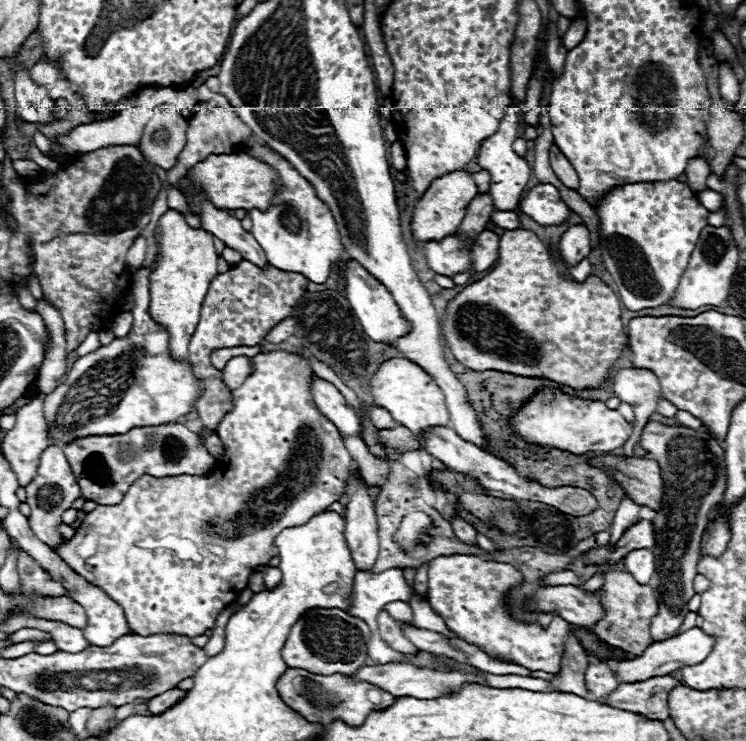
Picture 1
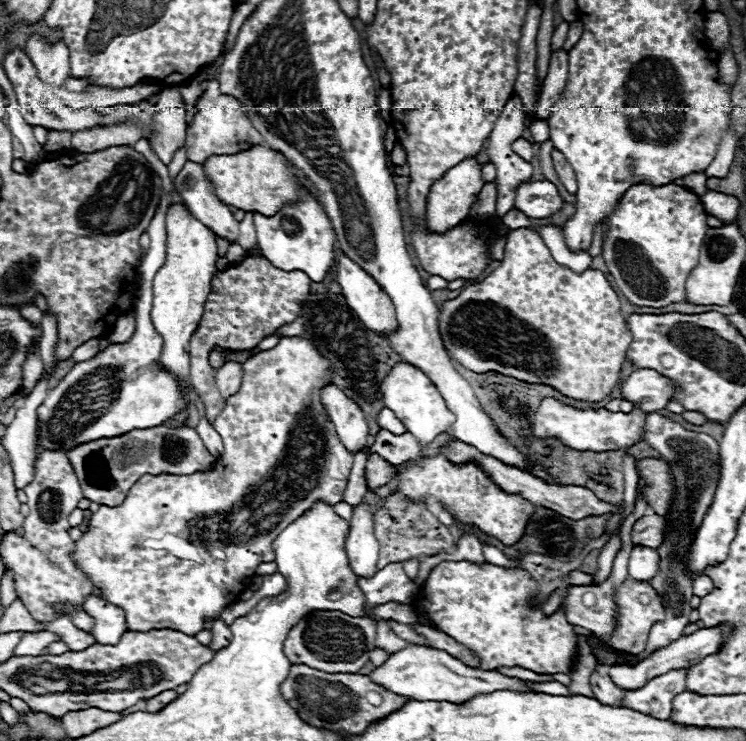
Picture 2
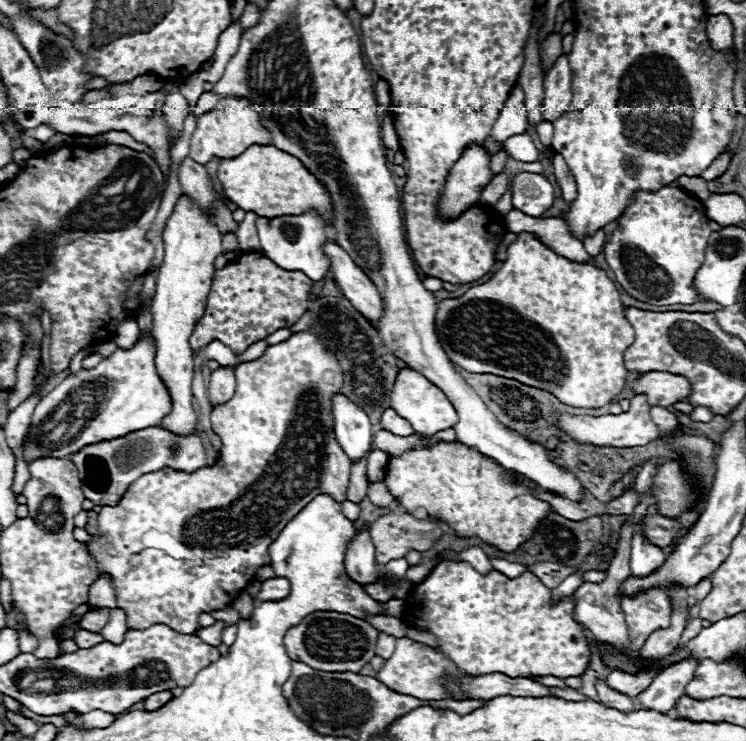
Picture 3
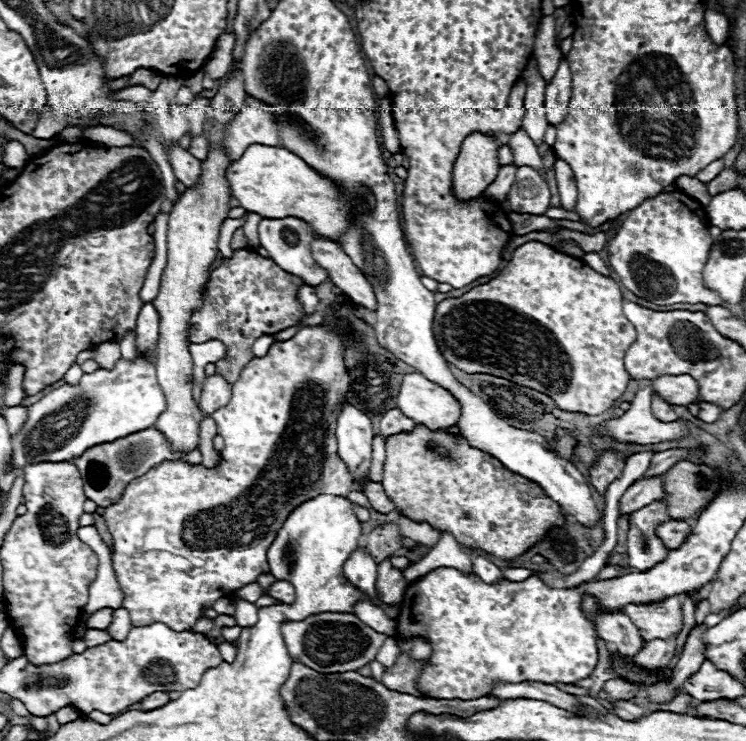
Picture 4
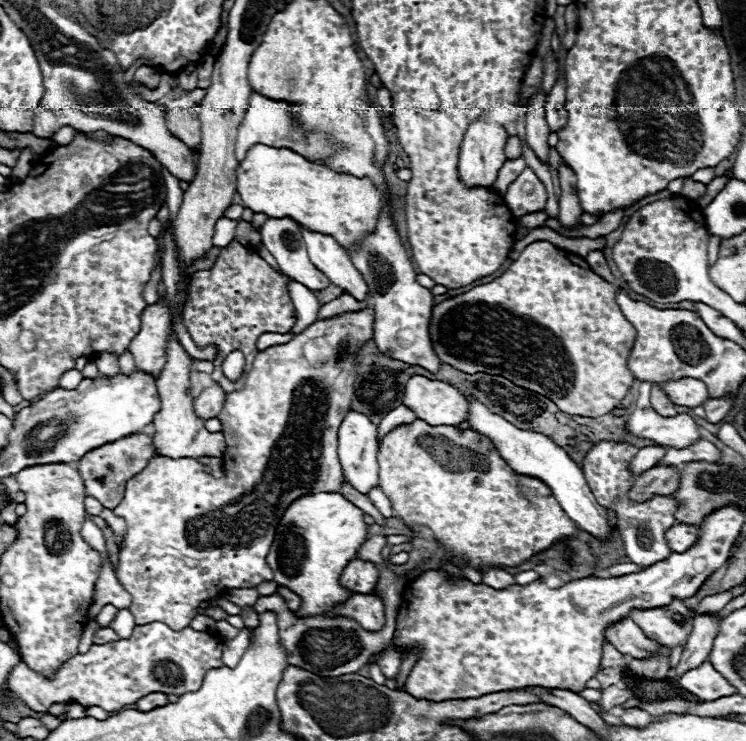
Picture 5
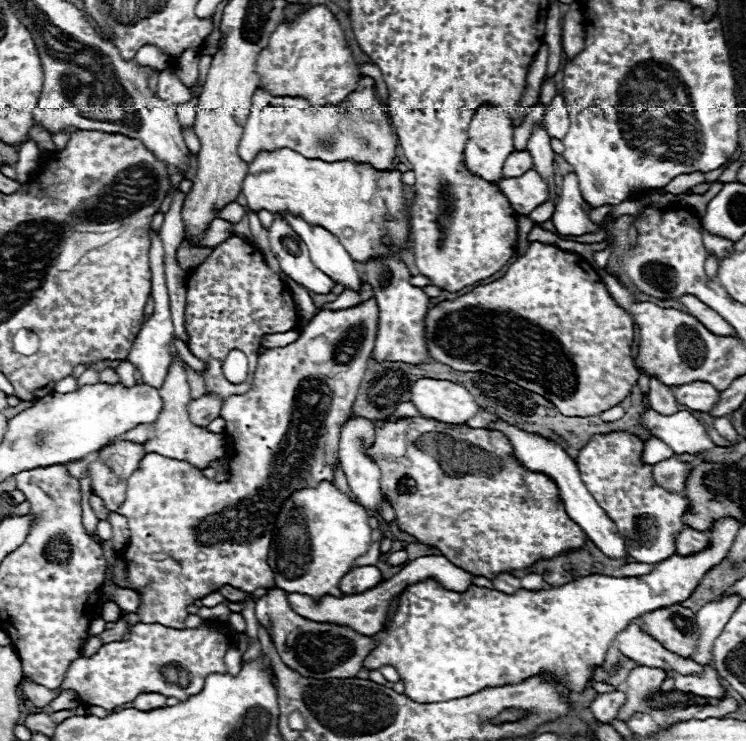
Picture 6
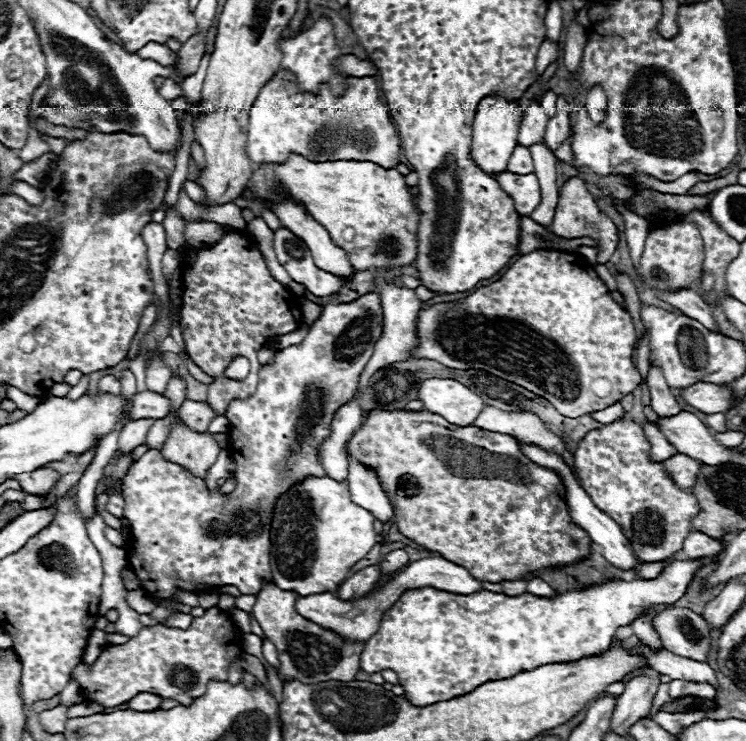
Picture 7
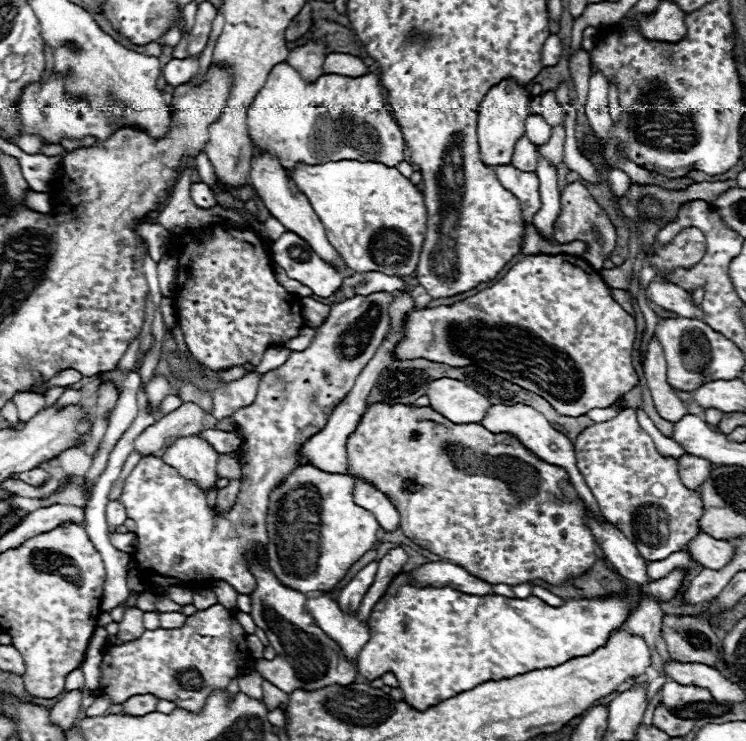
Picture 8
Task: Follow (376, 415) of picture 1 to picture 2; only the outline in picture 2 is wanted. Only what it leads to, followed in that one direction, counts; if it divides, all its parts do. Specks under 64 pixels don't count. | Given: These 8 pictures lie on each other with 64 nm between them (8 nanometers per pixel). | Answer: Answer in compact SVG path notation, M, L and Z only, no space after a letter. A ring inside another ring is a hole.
M384 408L382 412L378 412L376 422L378 422L380 428L384 428L384 430L388 430L388 432L392 432L392 434L404 434L404 432L406 432L406 426L404 426L404 424L394 416L394 412L388 410L388 408Z

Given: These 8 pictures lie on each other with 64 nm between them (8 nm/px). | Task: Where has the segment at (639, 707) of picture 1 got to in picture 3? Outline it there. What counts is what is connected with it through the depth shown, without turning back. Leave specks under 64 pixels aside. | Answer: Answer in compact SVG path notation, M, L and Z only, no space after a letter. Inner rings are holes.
M688 658L688 660L682 660L680 664L666 668L662 674L658 674L652 680L652 684L644 692L634 696L632 702L640 704L642 708L648 708L648 710L668 714L674 708L676 700L680 696L684 696L684 688L688 684L688 680L692 680L698 662L700 660L696 660L696 658Z

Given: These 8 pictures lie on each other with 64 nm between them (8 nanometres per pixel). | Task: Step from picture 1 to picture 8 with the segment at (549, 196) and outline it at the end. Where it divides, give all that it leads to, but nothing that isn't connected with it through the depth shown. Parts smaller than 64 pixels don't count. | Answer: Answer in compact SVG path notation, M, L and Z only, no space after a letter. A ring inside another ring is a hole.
M496 166L494 172L500 184L504 184L504 188L508 188L520 200L524 220L532 222L534 214L540 210L538 176L534 172L520 172L514 166Z

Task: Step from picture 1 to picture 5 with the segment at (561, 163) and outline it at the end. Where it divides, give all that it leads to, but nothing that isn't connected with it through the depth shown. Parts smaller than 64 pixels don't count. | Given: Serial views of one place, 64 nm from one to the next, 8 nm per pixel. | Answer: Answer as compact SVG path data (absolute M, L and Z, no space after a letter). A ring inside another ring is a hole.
M562 164L558 168L558 182L560 182L560 216L558 220L564 226L580 226L582 222L578 220L582 214L578 194L576 194L576 174L572 172L570 166Z

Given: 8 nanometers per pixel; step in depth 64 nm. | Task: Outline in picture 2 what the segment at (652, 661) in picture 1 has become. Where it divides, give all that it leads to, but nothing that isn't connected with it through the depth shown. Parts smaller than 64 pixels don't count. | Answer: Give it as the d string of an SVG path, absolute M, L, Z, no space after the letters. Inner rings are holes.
M722 624L718 628L700 628L700 630L692 632L692 634L682 634L672 644L650 652L648 656L644 656L634 666L628 666L628 664L614 664L614 666L610 666L608 674L610 674L612 682L616 686L620 686L622 690L636 690L636 688L644 686L648 680L652 680L656 676L662 676L664 672L670 672L672 668L690 668L690 666L698 664L700 660L704 660L706 656L716 654L722 648L722 644L724 644L724 632L726 632L726 624Z

